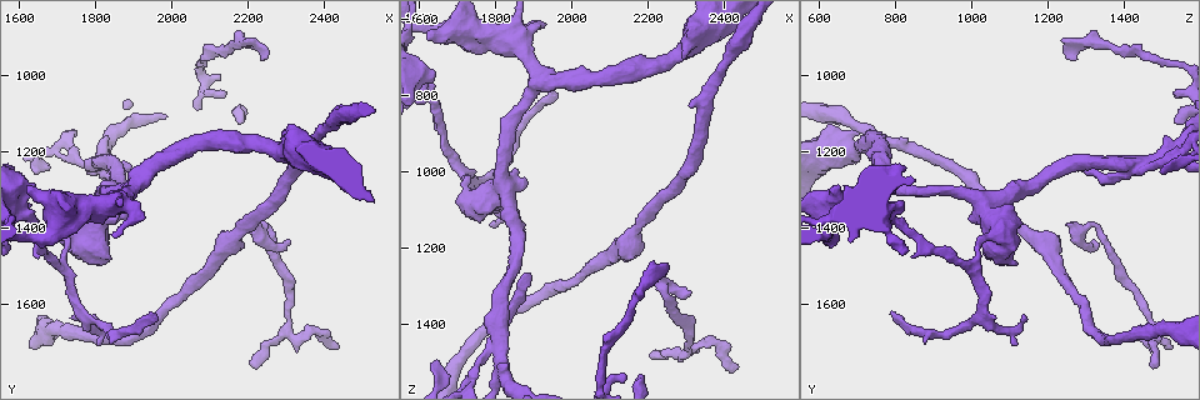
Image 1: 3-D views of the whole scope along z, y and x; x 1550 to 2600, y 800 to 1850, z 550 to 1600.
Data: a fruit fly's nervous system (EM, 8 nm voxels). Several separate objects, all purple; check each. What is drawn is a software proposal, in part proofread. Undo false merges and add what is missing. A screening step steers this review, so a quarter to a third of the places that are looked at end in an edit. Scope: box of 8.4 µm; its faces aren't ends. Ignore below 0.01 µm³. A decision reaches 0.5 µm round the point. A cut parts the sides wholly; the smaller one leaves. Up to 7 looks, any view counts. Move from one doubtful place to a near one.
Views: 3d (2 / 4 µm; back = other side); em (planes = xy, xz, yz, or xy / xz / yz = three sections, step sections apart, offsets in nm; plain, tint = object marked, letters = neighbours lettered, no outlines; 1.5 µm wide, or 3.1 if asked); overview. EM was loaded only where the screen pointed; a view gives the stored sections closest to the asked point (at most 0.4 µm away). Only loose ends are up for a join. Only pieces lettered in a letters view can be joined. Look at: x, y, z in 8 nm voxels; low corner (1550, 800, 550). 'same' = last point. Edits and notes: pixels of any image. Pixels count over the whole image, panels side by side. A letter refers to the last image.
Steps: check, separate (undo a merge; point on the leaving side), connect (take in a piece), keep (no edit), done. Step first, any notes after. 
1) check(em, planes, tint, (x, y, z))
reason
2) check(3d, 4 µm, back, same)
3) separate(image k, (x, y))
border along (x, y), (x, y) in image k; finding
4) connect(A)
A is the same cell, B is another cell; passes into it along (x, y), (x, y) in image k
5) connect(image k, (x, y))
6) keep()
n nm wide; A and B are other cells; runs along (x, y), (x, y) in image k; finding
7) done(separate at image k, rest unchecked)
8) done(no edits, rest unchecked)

check(em, planes, letters, (2430, 1720, 1520))

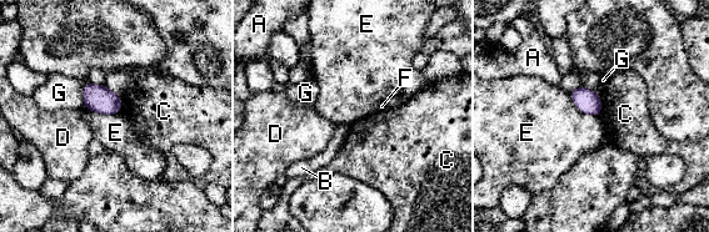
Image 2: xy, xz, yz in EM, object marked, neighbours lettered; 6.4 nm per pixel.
keep()
E touches over 240 nm; A, B, C, D, E, F and G are other cells; none of them fits

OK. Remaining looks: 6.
check(3d, 2 µm, (2220, 1760, 1480))

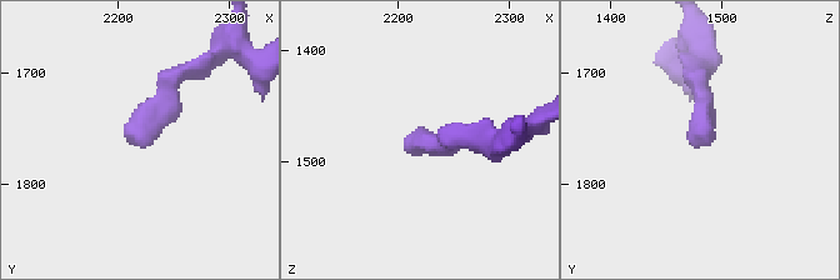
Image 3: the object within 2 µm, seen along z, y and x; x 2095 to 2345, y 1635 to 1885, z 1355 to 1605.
check(em, xy, step 4, tint, (2224, 1770, 1476))

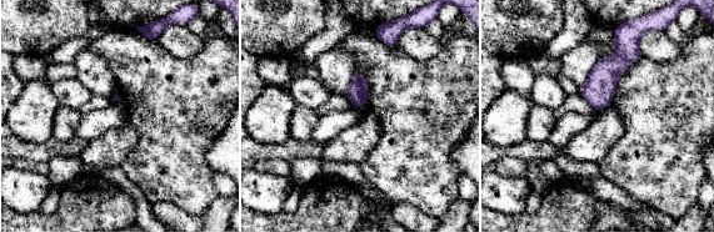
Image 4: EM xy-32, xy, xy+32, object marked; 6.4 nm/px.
check(em, planes, letters, same)
cut it another way

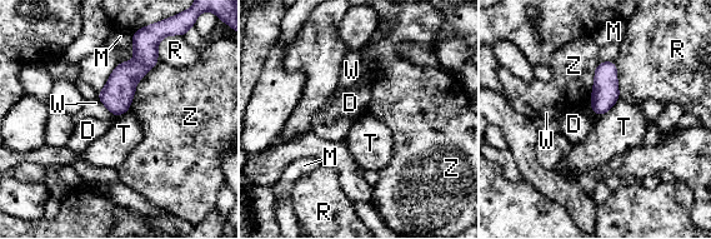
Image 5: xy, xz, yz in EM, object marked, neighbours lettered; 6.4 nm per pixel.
keep()
D, M, R, T, W and Z are other cells; border along (619, 96), (607, 110), (596, 115) in image 5; none of them fits

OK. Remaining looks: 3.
check(em, planes, letters, (1950, 1630, 790))
branch stops here

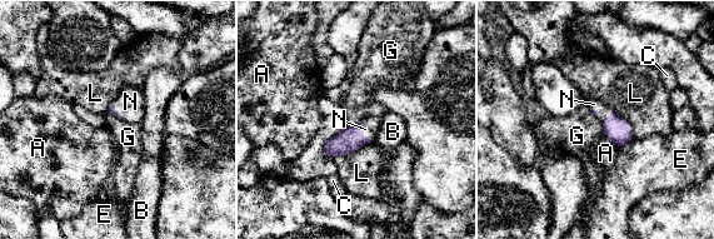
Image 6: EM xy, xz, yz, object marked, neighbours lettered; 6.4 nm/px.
connect(N)
N is the same cell, A, B, C, E, G and L are other cells; passes into it along (350, 139), (363, 135), (370, 128) in image 6; the neuron continues

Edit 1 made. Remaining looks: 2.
done(connect at image 6, rest unchecked)

